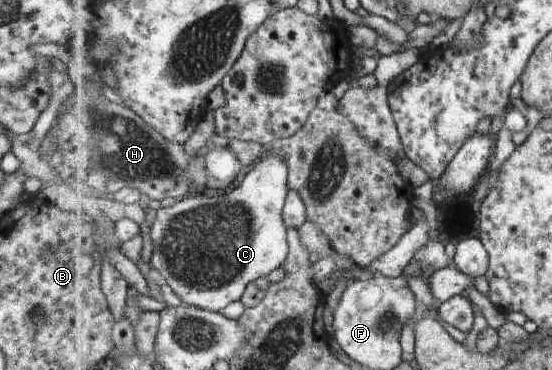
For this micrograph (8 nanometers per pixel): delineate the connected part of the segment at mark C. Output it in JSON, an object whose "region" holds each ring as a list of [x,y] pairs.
{"region":[[[270,154],[264,161],[260,161],[256,166],[253,167],[252,171],[248,172],[246,177],[243,179],[242,183],[226,195],[206,197],[203,194],[193,194],[189,197],[184,197],[180,199],[174,205],[169,207],[163,207],[157,210],[152,216],[151,223],[152,227],[150,229],[150,234],[152,234],[152,241],[154,243],[154,251],[151,251],[151,256],[149,257],[149,267],[153,273],[157,274],[172,291],[181,299],[182,303],[188,304],[190,306],[196,306],[199,308],[204,308],[205,310],[210,310],[211,312],[220,311],[224,309],[226,305],[230,305],[232,301],[238,301],[246,287],[264,277],[270,275],[274,269],[278,269],[282,265],[282,261],[286,261],[289,252],[289,243],[287,238],[287,227],[284,223],[283,209],[286,205],[287,198],[289,197],[289,167],[288,164],[277,158],[273,154]]]}

